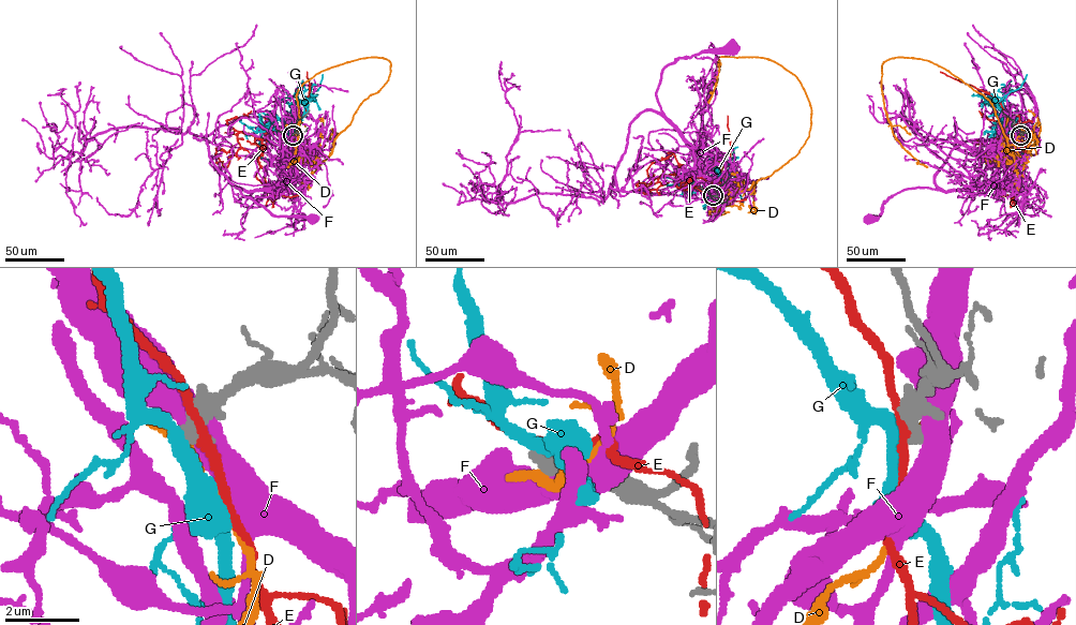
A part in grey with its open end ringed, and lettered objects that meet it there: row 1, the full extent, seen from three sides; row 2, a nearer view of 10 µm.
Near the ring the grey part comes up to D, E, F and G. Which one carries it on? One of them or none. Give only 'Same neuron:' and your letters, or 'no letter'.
Same neuron: no letter

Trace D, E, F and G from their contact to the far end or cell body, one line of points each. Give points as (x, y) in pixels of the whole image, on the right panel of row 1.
D: (1020, 135), (1006, 163), (983, 94), (931, 62), (891, 58), (885, 114), (927, 167)
E: (1020, 134), (1014, 125), (1001, 144), (1009, 180), (1001, 195), (1006, 194)
F: (1020, 134), (1016, 169), (1006, 178), (946, 191), (903, 190), (883, 204), (878, 216), (868, 220)
G: (1020, 135), (1004, 119), (992, 95), (1001, 99), (998, 101), (985, 98)

